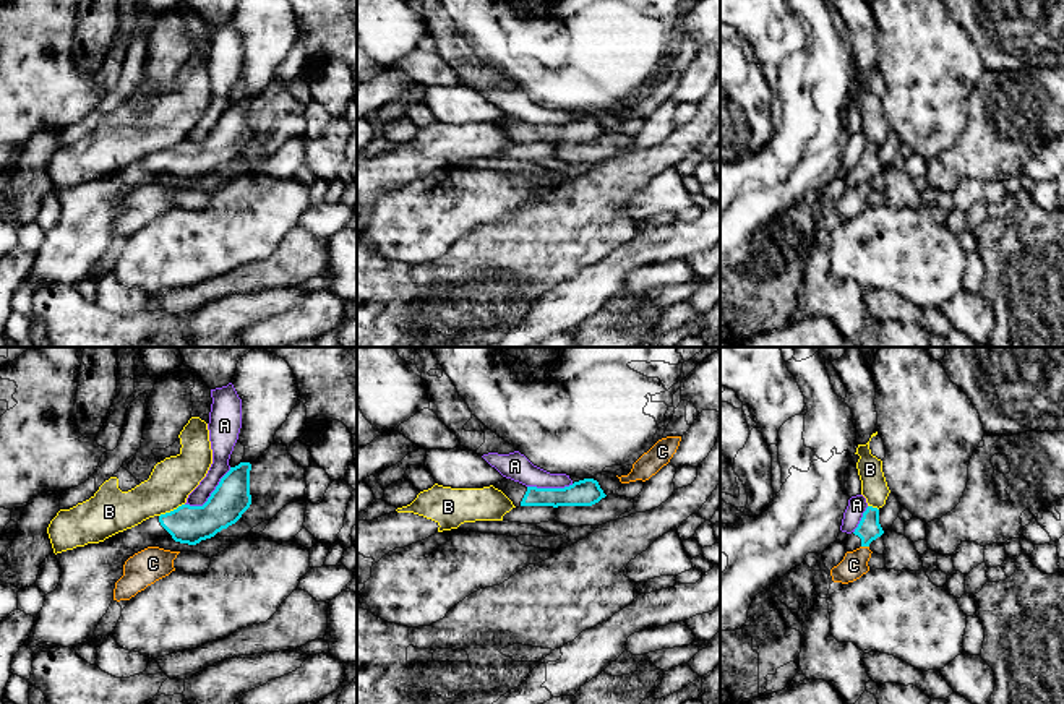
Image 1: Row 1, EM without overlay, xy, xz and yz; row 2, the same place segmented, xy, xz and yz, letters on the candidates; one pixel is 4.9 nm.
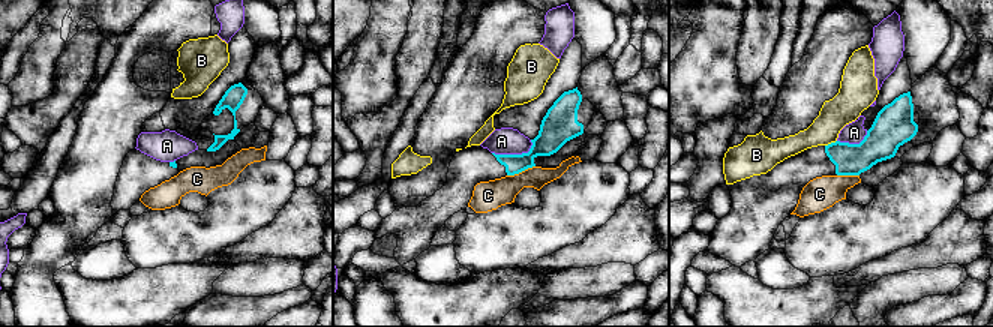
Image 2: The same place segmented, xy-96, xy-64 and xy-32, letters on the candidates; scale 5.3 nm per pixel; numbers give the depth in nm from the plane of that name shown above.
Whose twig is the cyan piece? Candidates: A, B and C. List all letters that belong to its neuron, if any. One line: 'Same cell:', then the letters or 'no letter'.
Same cell: no letter

